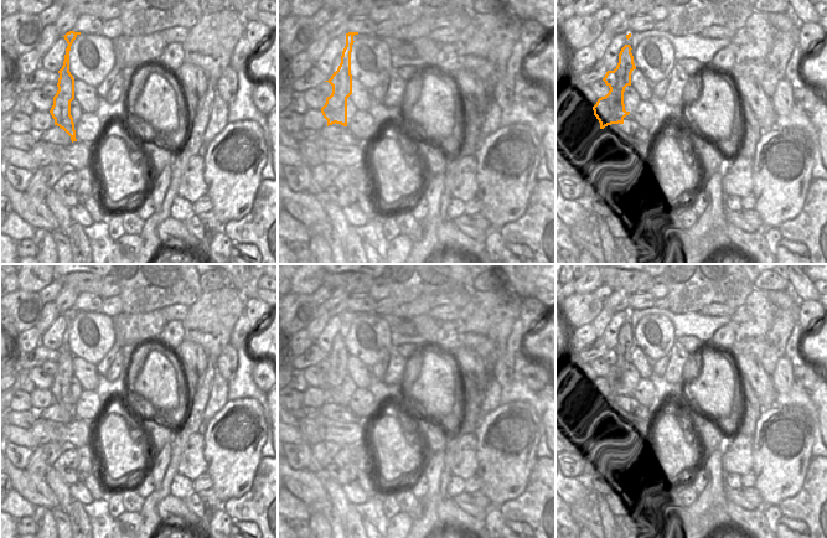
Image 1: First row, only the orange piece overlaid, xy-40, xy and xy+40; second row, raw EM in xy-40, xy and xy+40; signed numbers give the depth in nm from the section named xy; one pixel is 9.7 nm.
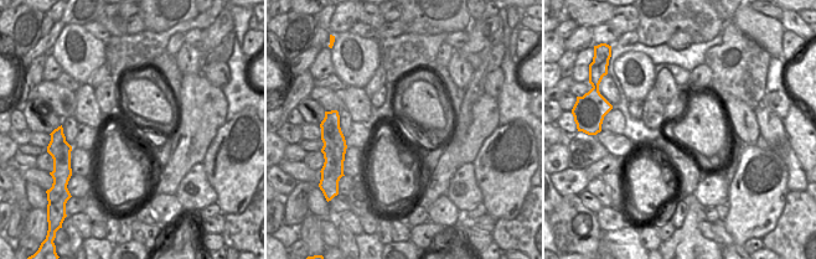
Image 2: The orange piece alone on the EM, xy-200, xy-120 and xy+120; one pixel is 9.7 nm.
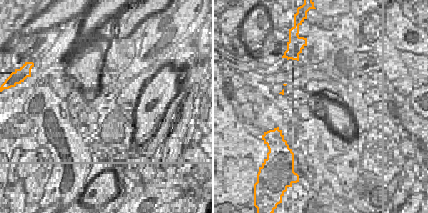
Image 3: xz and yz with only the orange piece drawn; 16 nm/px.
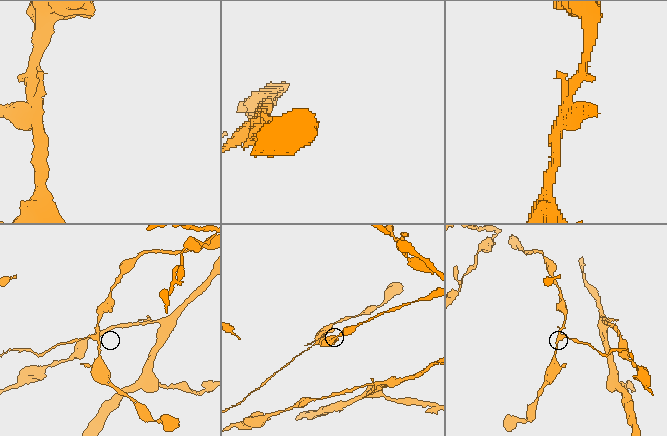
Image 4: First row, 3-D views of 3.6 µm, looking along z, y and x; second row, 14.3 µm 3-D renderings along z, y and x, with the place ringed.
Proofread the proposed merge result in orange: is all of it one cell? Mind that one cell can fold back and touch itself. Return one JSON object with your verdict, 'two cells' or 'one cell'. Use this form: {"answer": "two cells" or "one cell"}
{"answer": "two cells"}

